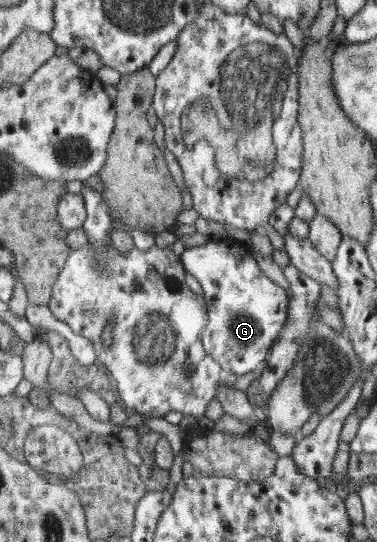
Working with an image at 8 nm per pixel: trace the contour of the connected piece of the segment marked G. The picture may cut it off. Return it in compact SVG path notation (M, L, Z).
M207 241L184 250L180 258L201 285L208 303L210 321L202 335L206 352L222 365L224 374L241 376L260 369L288 320L291 297L287 291L261 271L247 245Z

